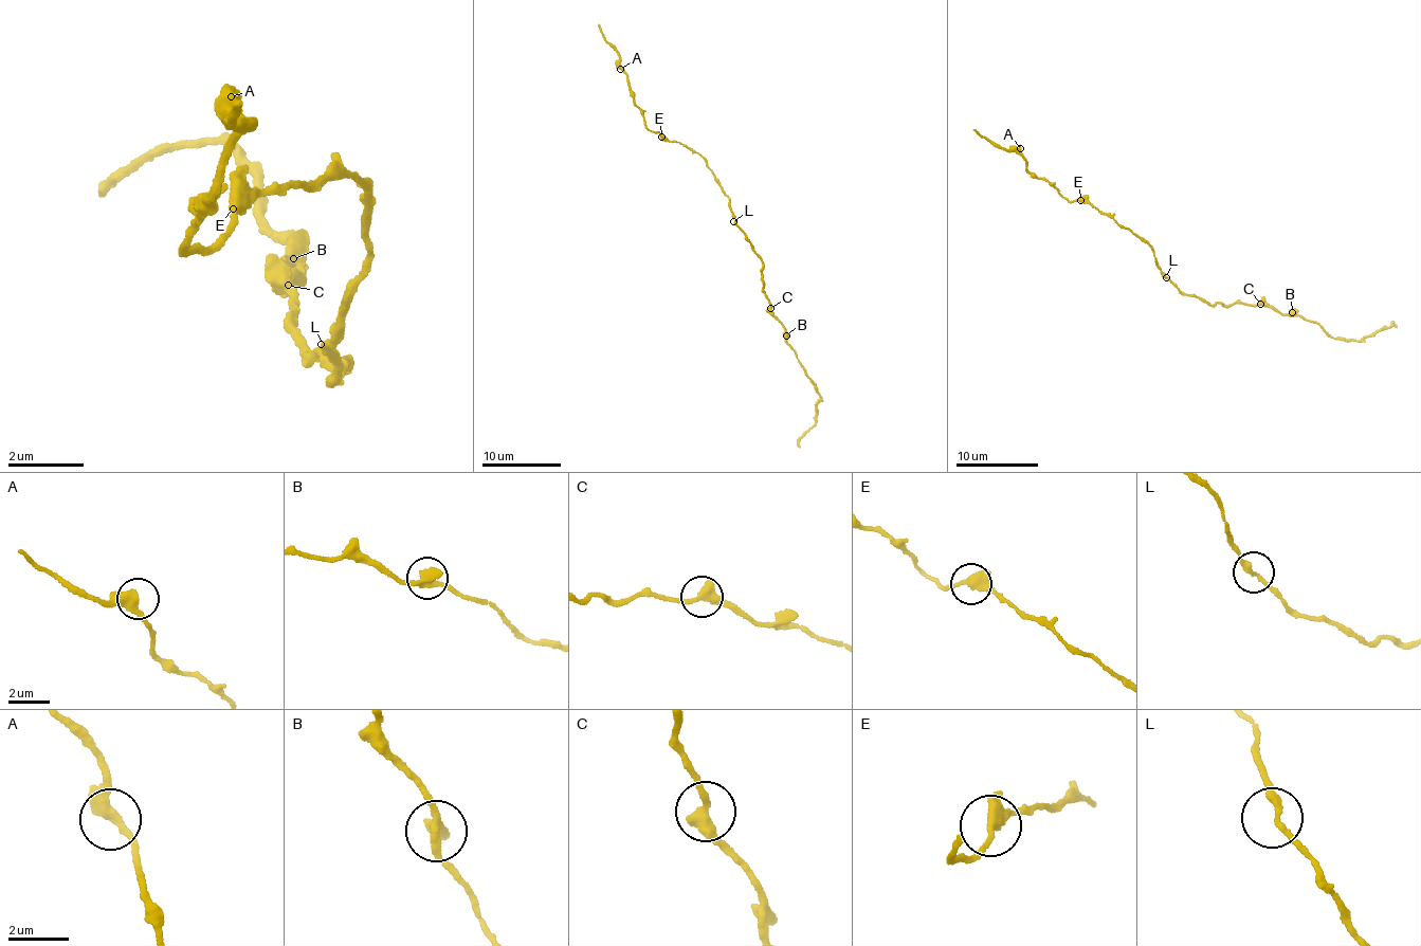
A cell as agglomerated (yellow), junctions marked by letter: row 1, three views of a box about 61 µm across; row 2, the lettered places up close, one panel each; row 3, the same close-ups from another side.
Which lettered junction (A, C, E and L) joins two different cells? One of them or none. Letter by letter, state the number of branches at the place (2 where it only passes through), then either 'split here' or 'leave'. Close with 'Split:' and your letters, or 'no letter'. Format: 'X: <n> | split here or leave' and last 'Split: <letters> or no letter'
A: 2 | leave
C: 2 | split here
E: 2 | leave
L: 2 | leave
Split: C

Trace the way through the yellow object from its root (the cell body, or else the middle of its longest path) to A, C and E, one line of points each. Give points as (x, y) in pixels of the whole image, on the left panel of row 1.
A: (330, 343), (372, 257), (365, 183), (252, 196), (220, 247), (183, 246), (231, 96)
C: (330, 343), (341, 376), (332, 363), (349, 370), (343, 362), (309, 352), (286, 324), (290, 282)
E: (330, 343), (348, 277), (372, 257), (375, 211), (362, 198), (369, 186), (333, 174), (233, 208)

